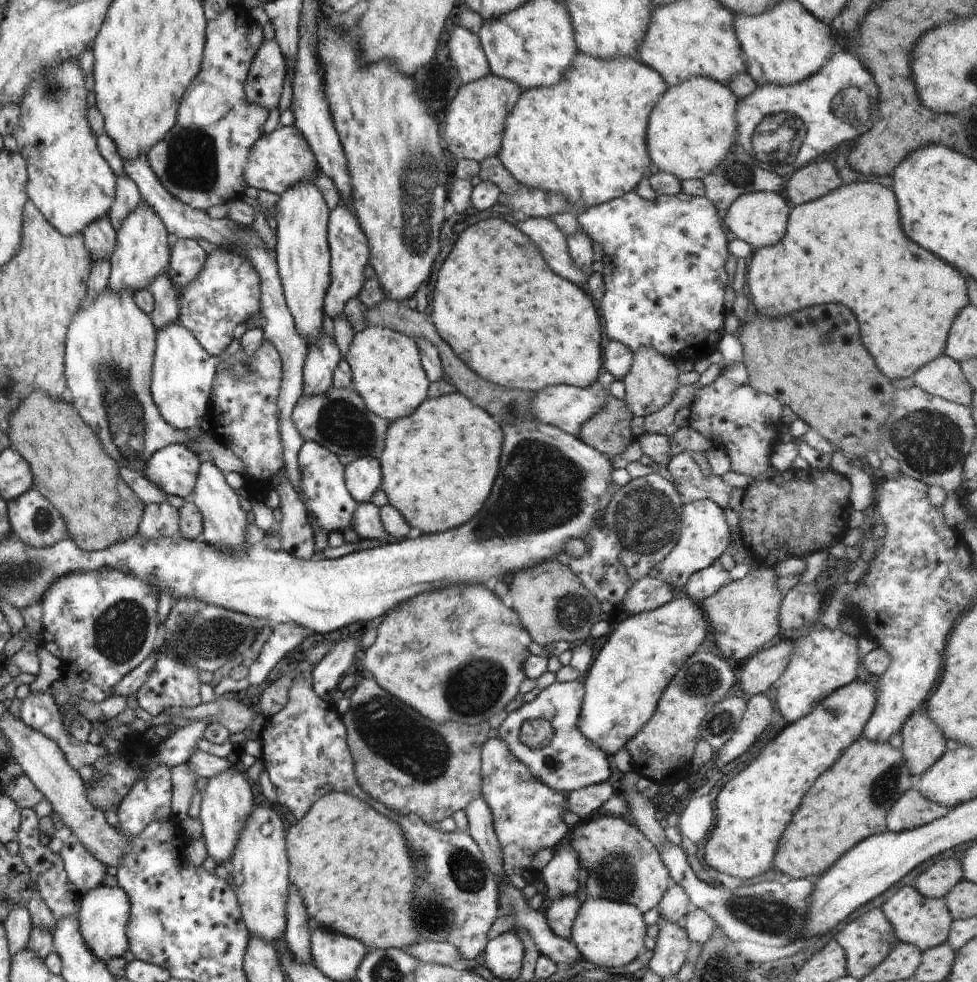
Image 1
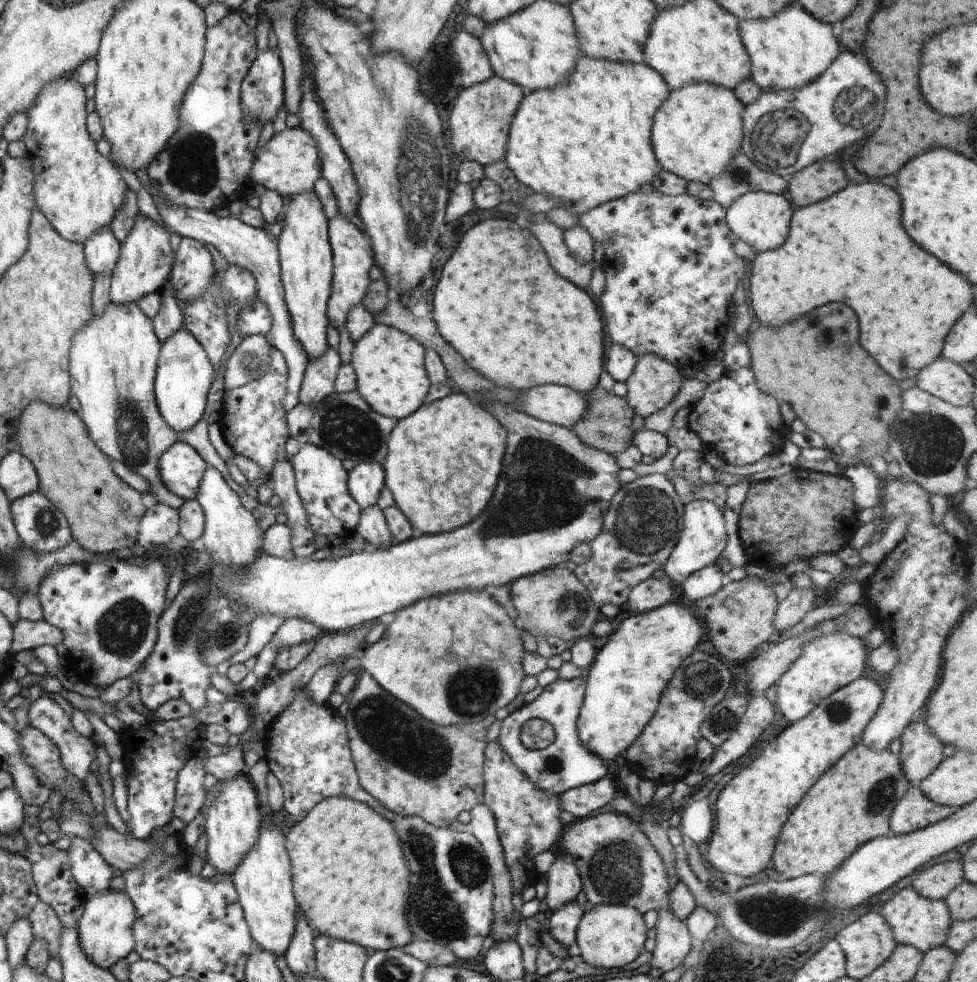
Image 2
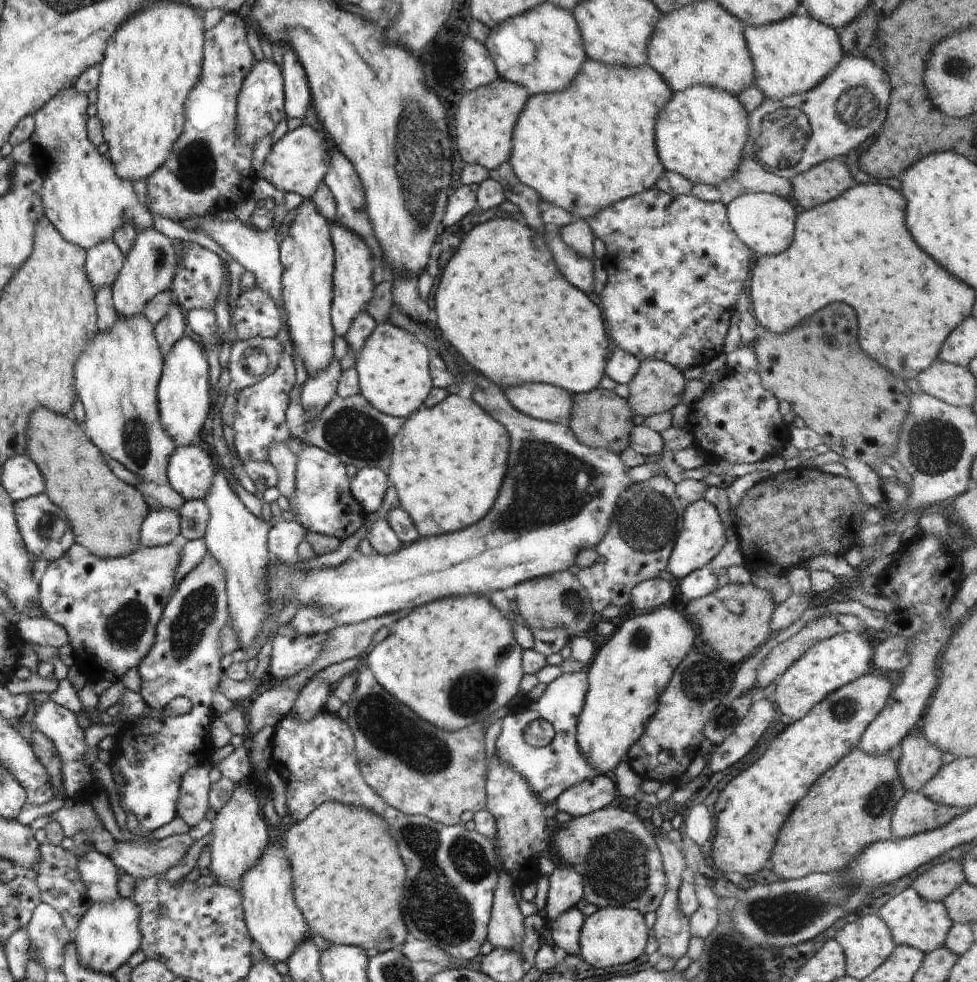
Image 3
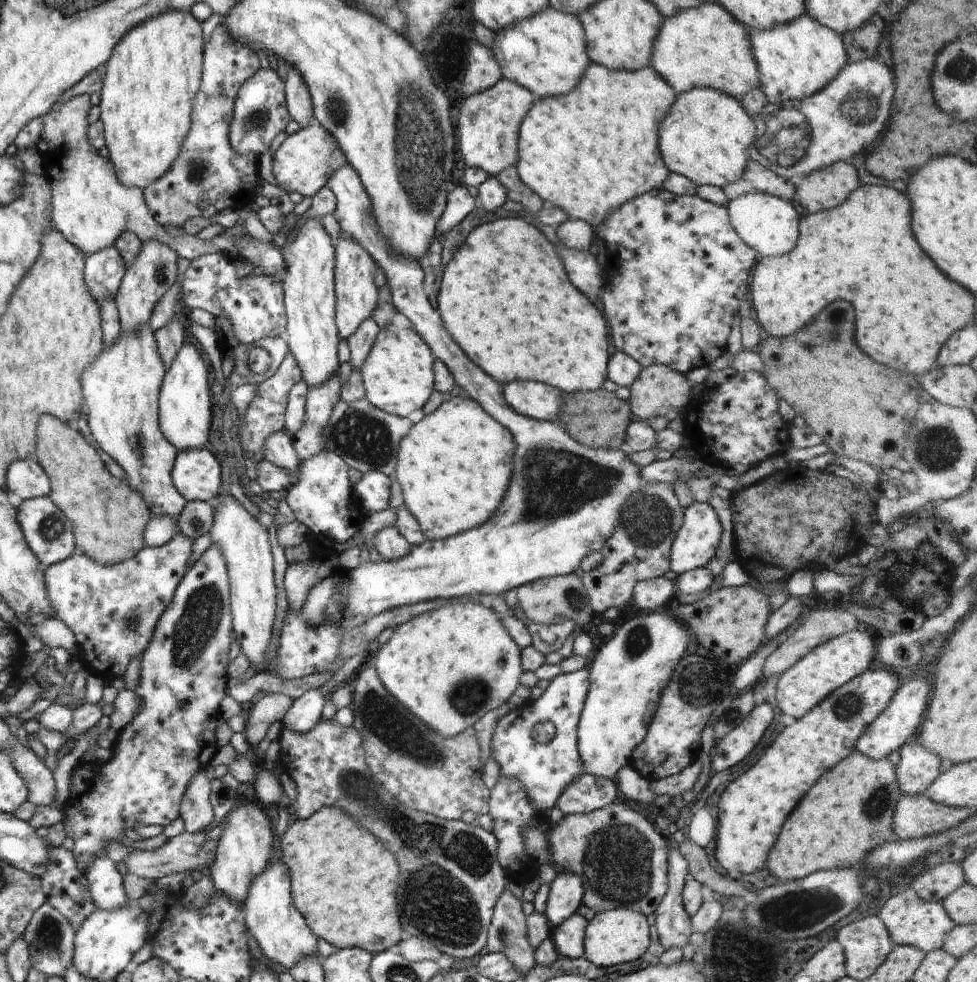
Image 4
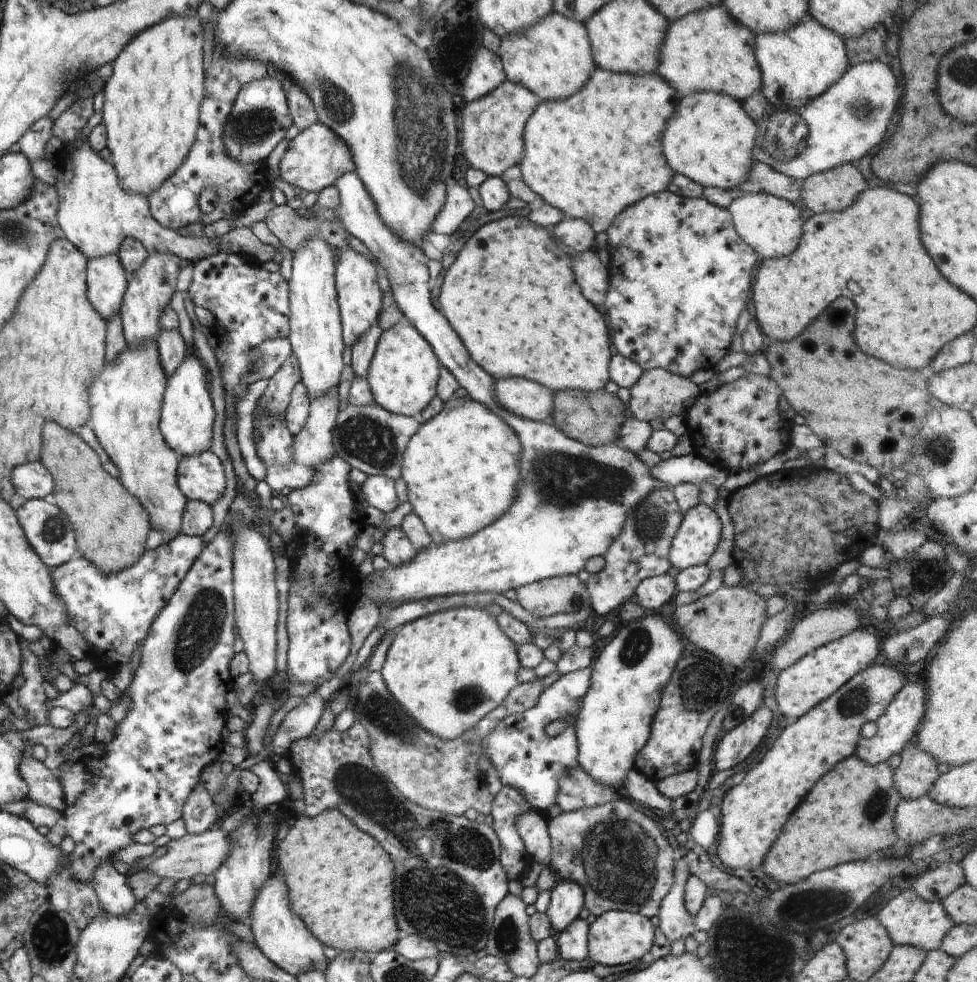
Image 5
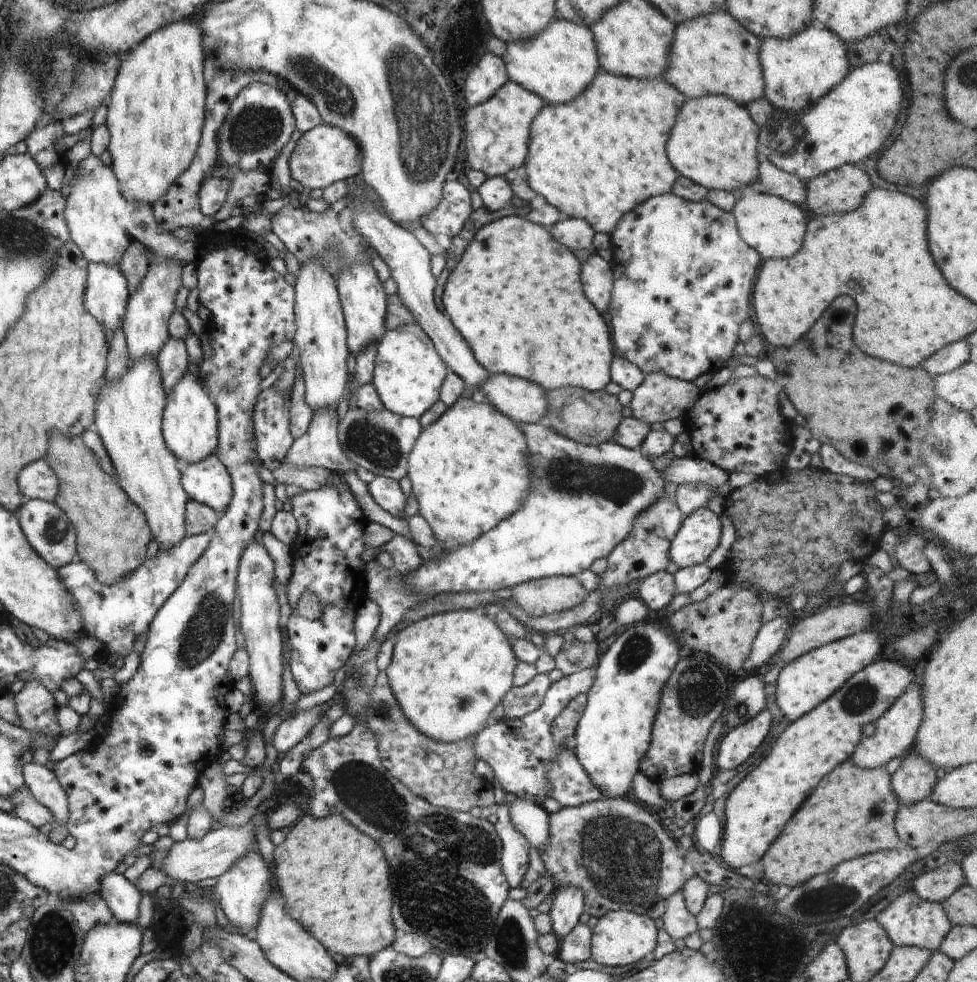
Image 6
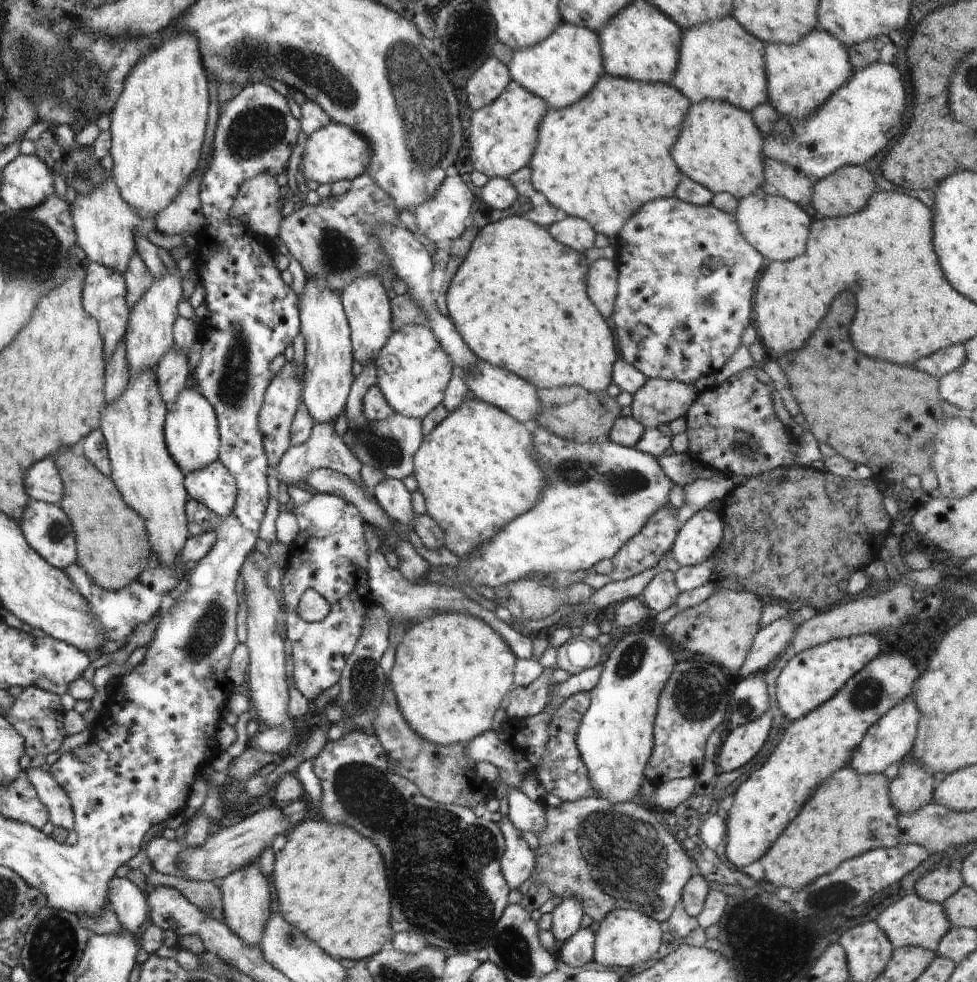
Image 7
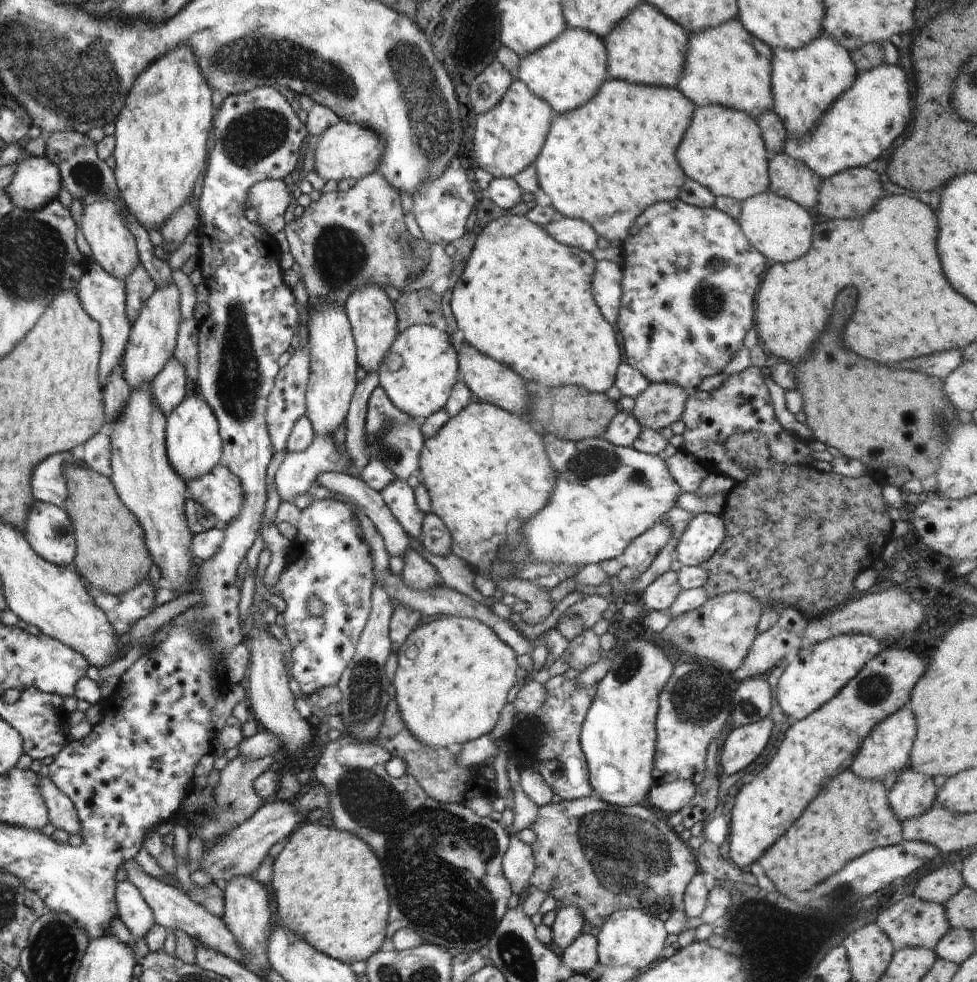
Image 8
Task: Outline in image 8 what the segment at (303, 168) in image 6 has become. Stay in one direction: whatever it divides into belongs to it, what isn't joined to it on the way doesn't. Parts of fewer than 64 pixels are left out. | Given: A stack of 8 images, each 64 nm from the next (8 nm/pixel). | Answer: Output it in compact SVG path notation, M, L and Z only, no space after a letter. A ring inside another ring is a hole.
M344 121L328 126L328 130L324 130L324 134L320 134L318 138L318 142L315 142L314 171L327 182L348 178L358 180L368 174L376 173L376 166L380 164L380 158L384 154L384 140L378 138L374 130Z

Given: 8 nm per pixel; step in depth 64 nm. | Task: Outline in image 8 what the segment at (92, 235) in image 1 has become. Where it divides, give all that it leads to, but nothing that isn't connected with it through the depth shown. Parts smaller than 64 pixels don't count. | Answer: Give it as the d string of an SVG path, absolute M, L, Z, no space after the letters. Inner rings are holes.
M93 261L88 262L88 268L83 275L83 279L77 286L80 303L83 304L84 311L99 323L99 331L102 333L102 360L100 360L99 376L103 384L110 378L110 370L114 370L123 358L126 349L126 342L130 335L131 321L128 319L125 308L125 281L108 274L104 268Z

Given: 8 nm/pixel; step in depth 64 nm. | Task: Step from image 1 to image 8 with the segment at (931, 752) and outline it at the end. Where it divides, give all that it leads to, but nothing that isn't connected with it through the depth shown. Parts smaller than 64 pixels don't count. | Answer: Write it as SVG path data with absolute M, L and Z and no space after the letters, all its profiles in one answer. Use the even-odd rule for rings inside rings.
M910 766L902 768L898 779L888 792L890 807L901 822L918 818L936 804L937 787L932 776L920 774Z

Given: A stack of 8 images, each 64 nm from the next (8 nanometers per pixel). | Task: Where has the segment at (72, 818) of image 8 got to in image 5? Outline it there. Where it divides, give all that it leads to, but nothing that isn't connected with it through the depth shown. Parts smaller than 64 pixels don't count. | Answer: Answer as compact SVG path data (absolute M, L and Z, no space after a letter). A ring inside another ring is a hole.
M24 757L18 766L20 775L27 785L27 799L38 805L48 806L61 814L66 808L61 782L52 774L50 763Z

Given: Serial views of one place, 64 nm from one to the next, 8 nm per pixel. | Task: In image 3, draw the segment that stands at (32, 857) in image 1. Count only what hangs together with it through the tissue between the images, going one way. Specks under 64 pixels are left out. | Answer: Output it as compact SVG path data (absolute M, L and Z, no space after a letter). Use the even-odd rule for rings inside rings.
M42 844L39 849L40 860L34 870L41 900L58 912L70 933L74 934L79 920L92 904L78 872L78 858L73 850L63 849L60 845Z

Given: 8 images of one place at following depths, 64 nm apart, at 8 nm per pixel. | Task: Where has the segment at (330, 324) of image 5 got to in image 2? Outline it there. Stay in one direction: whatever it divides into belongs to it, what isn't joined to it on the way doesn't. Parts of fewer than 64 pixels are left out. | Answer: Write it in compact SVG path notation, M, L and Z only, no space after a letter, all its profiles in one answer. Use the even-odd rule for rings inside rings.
M313 190L292 196L292 202L286 210L283 221L285 225L277 238L279 265L285 301L291 316L292 332L302 345L308 360L312 361L319 359L329 349L329 344L326 341L326 330L328 330L329 324L327 310L333 279L333 254L329 243L329 228L327 227L329 218L324 214L322 203Z

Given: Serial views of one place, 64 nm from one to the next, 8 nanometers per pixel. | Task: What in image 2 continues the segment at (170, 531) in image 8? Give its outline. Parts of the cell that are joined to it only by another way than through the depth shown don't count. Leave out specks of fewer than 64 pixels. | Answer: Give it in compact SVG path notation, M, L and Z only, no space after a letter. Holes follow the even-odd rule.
M111 302L102 315L93 315L95 316L93 320L81 331L78 331L75 337L71 338L70 373L72 394L82 404L79 414L88 424L88 430L92 430L92 438L96 438L94 442L99 449L112 461L120 461L132 472L143 476L149 482L149 493L158 500L158 503L173 509L179 509L185 500L177 494L171 493L165 487L158 466L161 454L164 454L165 450L176 443L186 443L193 446L206 462L206 468L214 467L218 470L224 477L224 481L238 496L247 494L257 498L258 492L251 483L242 487L232 480L226 462L210 444L204 422L196 422L194 436L190 436L190 430L185 433L176 432L164 422L155 399L155 378L161 342L156 336L154 321L149 319L136 304L119 307Z

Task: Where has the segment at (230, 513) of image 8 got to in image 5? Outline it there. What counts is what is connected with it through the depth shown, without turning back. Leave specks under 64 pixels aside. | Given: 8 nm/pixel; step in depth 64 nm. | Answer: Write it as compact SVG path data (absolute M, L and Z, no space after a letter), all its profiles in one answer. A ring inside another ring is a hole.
M211 451L179 457L176 480L188 501L201 501L210 507L218 502L226 488L222 462Z

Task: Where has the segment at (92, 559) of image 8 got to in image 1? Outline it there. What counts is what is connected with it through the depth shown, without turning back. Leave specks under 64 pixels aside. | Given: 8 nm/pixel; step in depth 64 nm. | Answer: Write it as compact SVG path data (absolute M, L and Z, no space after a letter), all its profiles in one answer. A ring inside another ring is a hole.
M32 392L24 400L24 406L16 410L16 418L12 418L12 448L32 462L33 488L45 495L52 506L60 511L67 523L70 538L83 551L103 551L117 542L136 536L145 509L143 502L121 478L118 463L104 450L96 434L84 424L70 404L56 402L42 392Z

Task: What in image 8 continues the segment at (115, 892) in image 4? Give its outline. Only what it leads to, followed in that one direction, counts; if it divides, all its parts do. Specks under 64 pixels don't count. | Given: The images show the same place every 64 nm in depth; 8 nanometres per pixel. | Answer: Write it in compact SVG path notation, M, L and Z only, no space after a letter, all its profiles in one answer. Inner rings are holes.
M128 880L119 883L116 890L117 916L135 938L145 938L154 926L154 914L142 898L140 890Z

